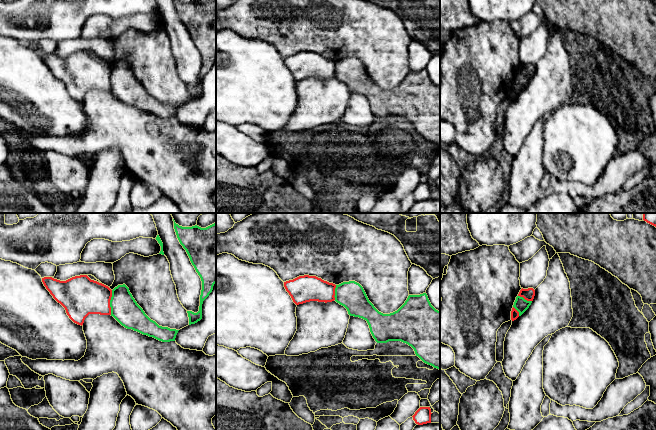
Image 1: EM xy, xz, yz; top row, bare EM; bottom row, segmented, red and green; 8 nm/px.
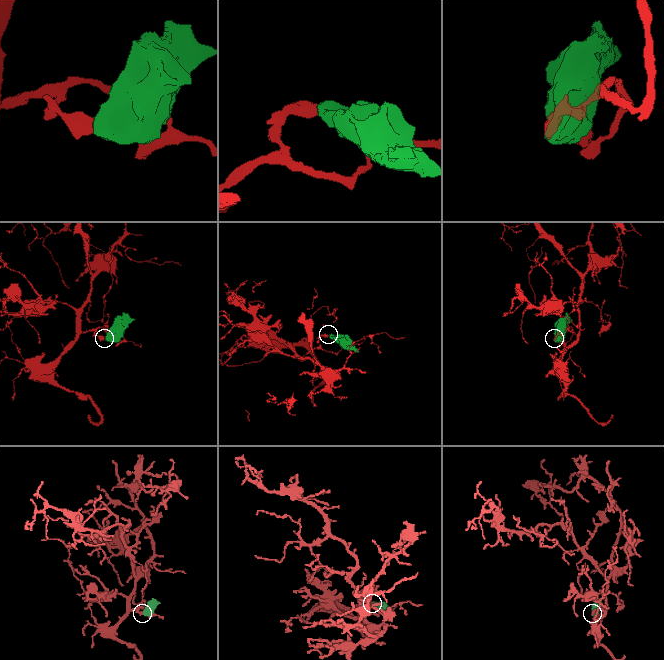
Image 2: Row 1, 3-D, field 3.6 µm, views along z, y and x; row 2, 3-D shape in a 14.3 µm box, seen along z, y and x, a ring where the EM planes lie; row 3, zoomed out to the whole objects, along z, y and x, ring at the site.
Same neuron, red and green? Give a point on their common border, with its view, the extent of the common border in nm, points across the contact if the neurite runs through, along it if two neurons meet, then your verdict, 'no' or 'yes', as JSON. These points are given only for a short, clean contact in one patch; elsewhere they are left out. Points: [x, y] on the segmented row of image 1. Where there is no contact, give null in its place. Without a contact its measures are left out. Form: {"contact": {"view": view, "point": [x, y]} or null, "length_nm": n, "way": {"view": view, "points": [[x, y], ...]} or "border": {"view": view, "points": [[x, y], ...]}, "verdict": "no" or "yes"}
{"contact": {"view": "xy", "point": [109, 302]}, "length_nm": 200, "verdict": "no"}

